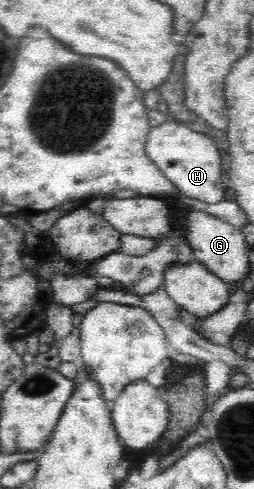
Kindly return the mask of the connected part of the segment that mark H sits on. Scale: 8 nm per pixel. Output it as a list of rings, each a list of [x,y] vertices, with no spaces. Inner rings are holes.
[[[167,120],[152,127],[145,144],[145,153],[157,167],[175,184],[182,196],[196,198],[208,204],[224,200],[222,189],[222,158],[218,147],[207,134],[196,132],[178,121]]]

